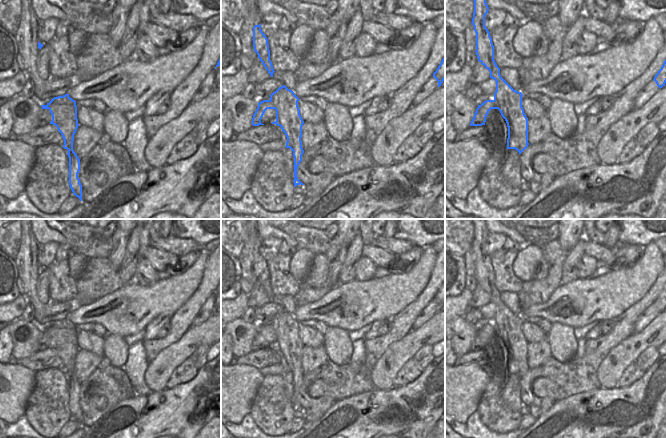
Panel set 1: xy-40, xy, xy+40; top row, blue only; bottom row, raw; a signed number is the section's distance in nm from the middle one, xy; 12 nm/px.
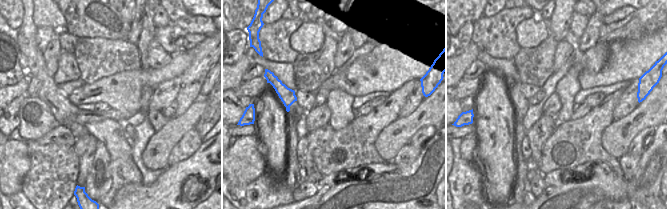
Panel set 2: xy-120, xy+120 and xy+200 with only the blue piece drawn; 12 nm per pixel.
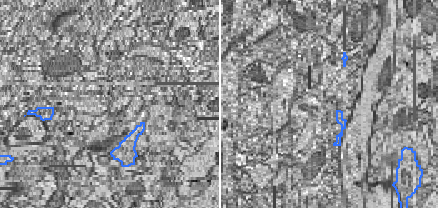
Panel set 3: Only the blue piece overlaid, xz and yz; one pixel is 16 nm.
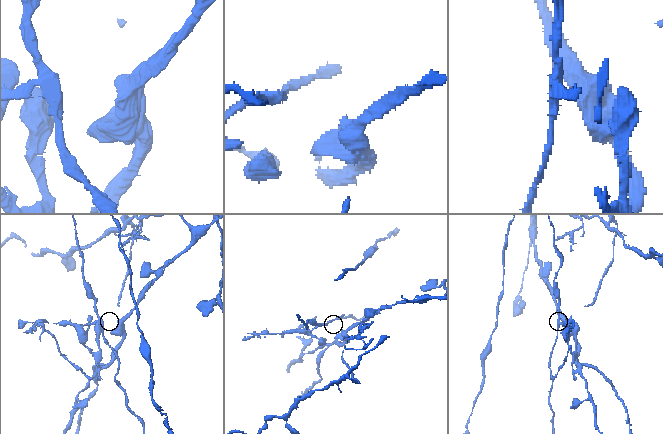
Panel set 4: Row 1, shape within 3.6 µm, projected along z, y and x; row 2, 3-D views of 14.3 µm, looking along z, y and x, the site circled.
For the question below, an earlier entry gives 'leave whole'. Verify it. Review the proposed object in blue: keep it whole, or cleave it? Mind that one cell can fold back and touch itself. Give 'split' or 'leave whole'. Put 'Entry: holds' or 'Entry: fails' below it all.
split
Entry: fails

